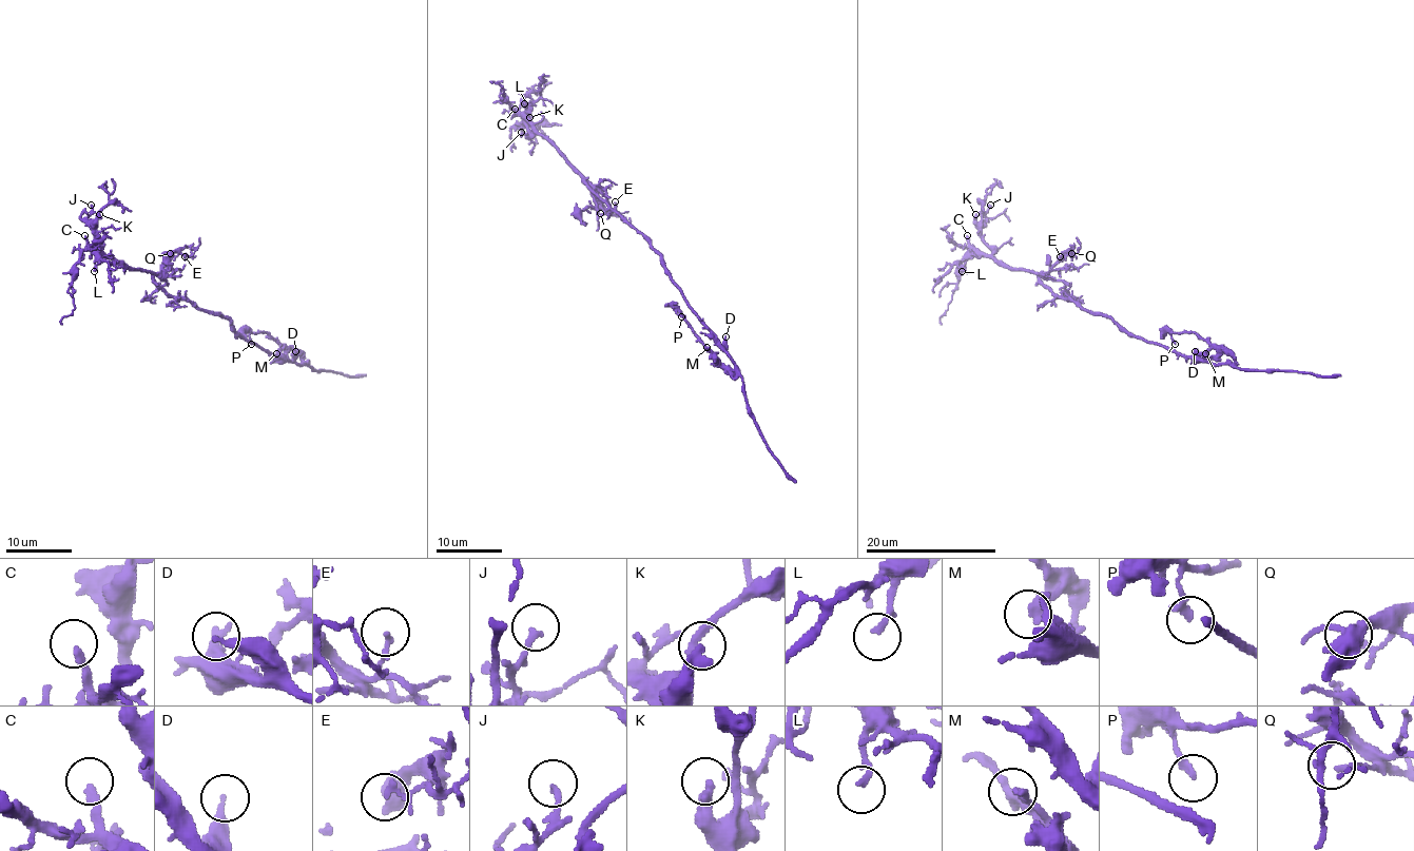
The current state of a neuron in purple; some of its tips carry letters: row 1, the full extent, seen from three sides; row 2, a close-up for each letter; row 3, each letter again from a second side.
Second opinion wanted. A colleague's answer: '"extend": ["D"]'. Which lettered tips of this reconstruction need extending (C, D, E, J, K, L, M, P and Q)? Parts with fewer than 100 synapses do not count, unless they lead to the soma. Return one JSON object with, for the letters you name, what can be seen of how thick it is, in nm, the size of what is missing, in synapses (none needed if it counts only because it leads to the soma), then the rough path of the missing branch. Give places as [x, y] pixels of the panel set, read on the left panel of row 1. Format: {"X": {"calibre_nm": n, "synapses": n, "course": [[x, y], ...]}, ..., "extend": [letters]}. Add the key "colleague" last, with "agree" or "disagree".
{"C": {"calibre_nm": 220, "course": [[84, 235], [81, 217], [98, 188], [57, 161], [111, 83]]}, "extend": ["C"], "colleague": "disagree"}

